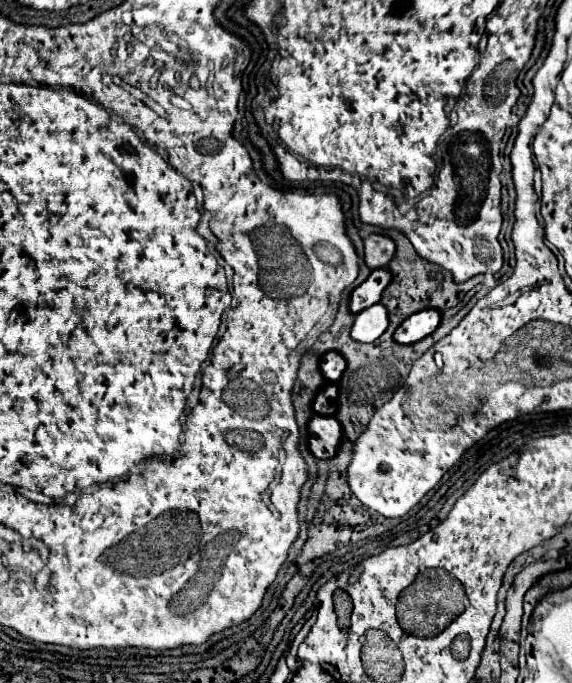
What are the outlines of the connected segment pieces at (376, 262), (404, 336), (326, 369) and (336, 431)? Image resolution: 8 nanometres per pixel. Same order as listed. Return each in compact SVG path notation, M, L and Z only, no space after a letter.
M369 235L365 239L365 263L369 269L385 267L395 253L395 243L387 235Z
M423 309L407 317L401 327L395 331L395 341L397 343L415 343L421 341L423 337L431 335L441 323L441 315L435 309Z
M329 351L321 357L321 371L327 381L337 381L345 371L345 367L347 367L347 361L339 351Z
M313 417L309 423L309 449L317 459L331 459L339 451L343 429L335 417Z

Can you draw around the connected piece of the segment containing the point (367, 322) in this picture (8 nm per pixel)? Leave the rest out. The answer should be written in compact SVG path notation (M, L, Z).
M383 303L371 305L355 317L351 337L359 343L373 343L389 327L389 311Z

